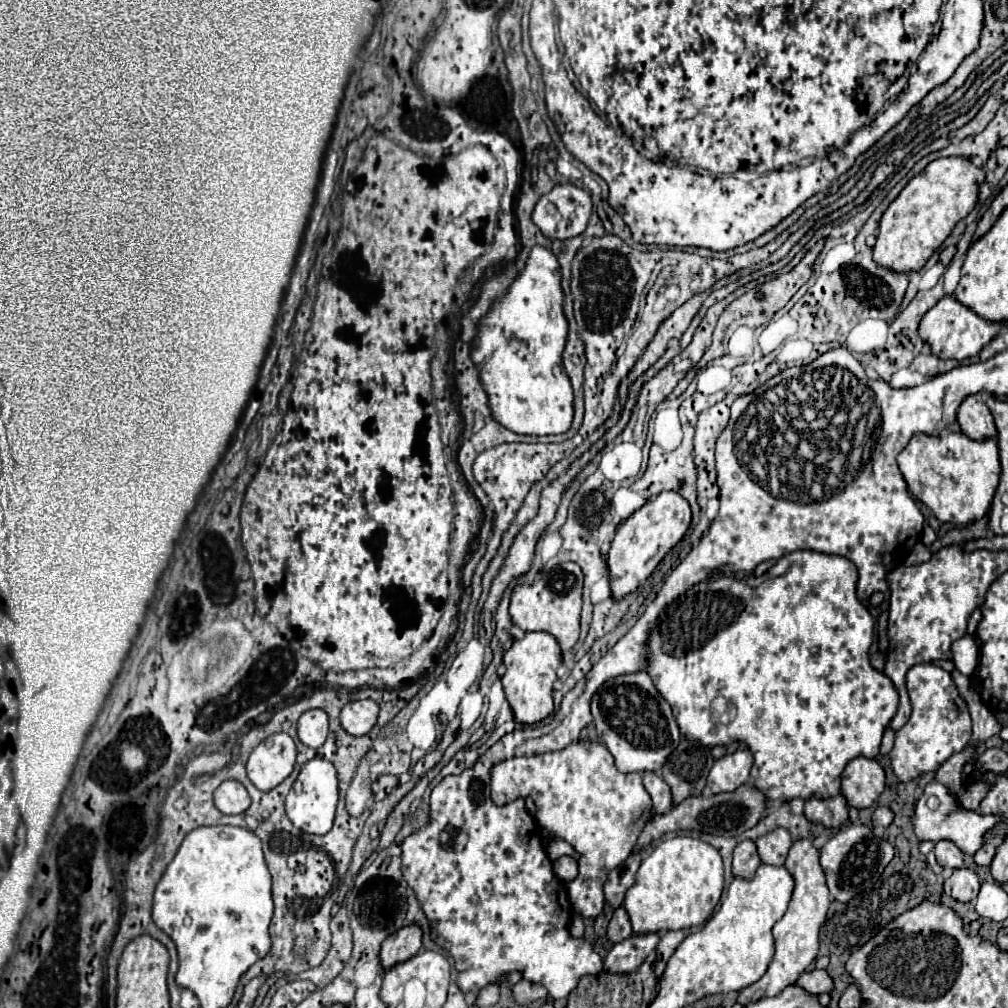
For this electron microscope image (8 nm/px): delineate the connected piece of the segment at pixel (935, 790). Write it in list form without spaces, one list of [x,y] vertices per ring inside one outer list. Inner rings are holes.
[[[929,782],[923,796],[919,798],[917,802],[917,808],[915,808],[915,818],[913,818],[913,826],[915,826],[915,836],[919,840],[931,840],[931,842],[939,842],[939,840],[953,840],[961,850],[963,854],[969,854],[973,856],[981,846],[983,846],[983,834],[993,828],[995,824],[999,822],[997,816],[981,816],[979,812],[969,812],[969,810],[963,810],[957,806],[955,802],[955,796],[939,782]],[[935,798],[937,800],[937,806],[931,808],[929,806],[929,800]]]

